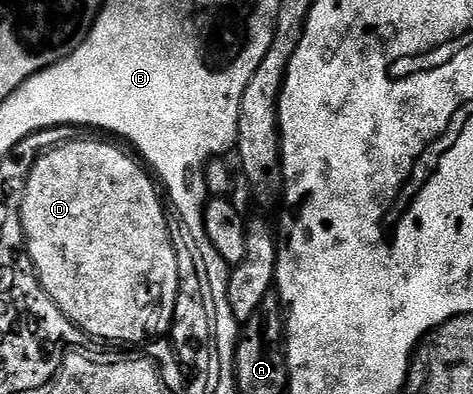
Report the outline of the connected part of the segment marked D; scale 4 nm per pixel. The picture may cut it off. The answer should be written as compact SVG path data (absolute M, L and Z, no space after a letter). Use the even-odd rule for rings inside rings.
M81 137L72 143L62 143L54 147L53 150L46 151L40 161L29 170L28 178L24 181L20 209L22 233L25 234L25 249L34 263L34 269L42 289L50 295L58 309L75 326L89 327L86 334L89 334L90 331L97 331L93 338L97 341L100 340L101 336L109 335L105 341L106 344L131 345L127 343L142 343L145 345L167 335L174 322L176 295L181 288L179 252L177 253L176 249L173 248L173 239L169 236L171 223L167 218L166 208L161 208L161 199L157 196L156 189L153 188L154 180L151 178L150 172L136 158L133 160L127 152L120 151L119 148L112 147L109 143L96 142L99 142L96 138Z

